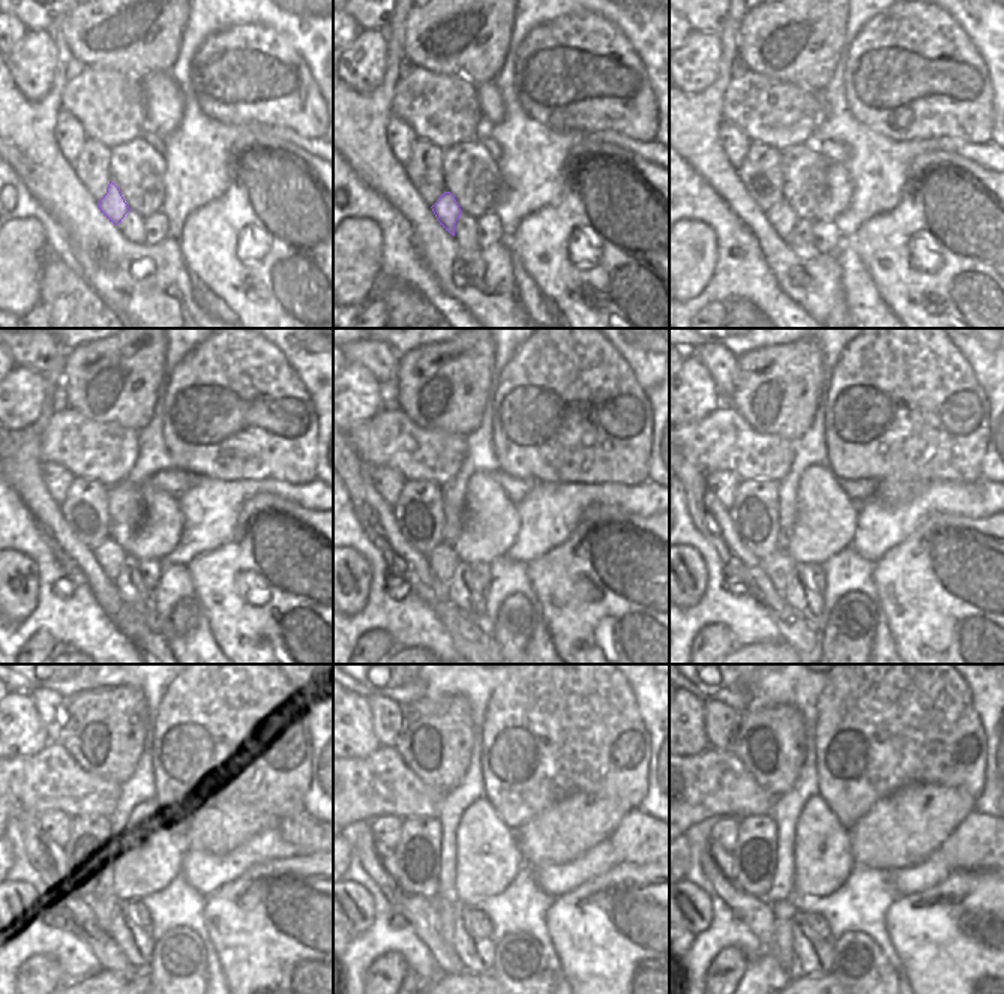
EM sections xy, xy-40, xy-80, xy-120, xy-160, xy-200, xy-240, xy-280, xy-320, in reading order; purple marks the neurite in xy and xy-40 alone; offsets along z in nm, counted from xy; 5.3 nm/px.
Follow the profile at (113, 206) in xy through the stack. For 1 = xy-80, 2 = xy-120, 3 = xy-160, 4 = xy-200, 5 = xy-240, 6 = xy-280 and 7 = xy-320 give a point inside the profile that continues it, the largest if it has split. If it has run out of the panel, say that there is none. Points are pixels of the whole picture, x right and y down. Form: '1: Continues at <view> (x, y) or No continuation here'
1: Continues at xy-80 (781, 216)
2: Continues at xy-120 (110, 555)
3: Continues at xy-160 (443, 561)
4: Continues at xy-200 (778, 565)
5: Continues at xy-240 (107, 904)
6: Continues at xy-280 (444, 909)
7: Continues at xy-320 (782, 949)

